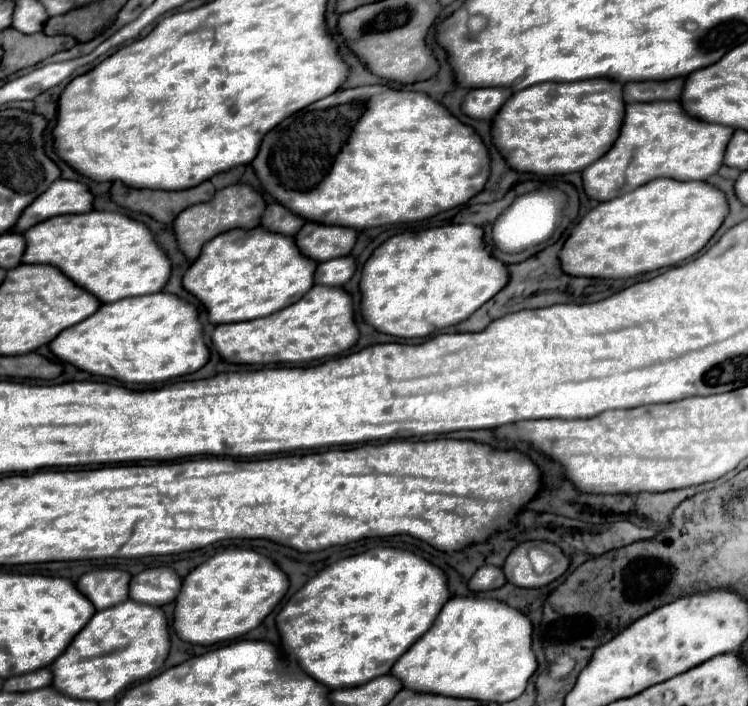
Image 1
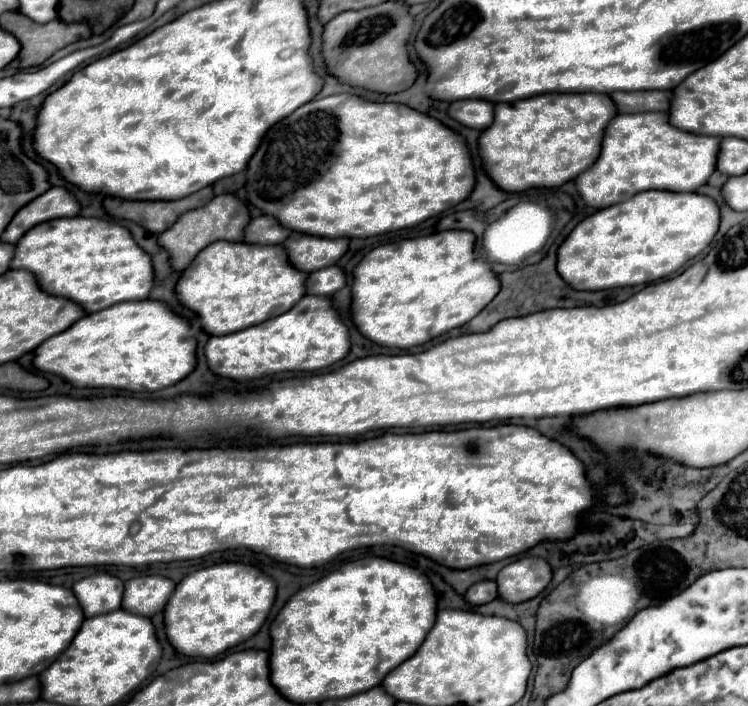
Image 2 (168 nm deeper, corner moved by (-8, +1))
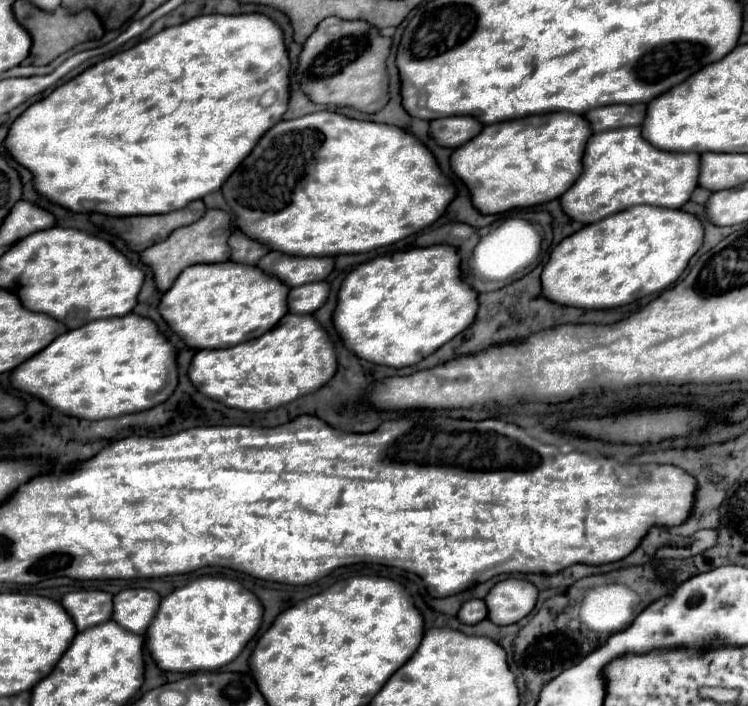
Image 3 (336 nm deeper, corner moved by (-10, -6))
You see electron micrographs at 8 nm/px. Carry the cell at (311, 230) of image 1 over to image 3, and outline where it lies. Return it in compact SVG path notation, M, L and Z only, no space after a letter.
M271 251L257 265L277 275L289 287L299 287L305 283L327 279L327 275L335 267L335 257L295 257Z

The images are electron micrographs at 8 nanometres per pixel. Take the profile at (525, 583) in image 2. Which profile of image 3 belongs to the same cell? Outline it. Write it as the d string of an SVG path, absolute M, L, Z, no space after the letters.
M503 579L485 597L489 619L497 625L511 625L527 617L539 597L539 589L525 579Z

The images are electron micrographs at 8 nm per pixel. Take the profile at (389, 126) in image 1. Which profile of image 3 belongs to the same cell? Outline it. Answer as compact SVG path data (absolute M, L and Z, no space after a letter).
M315 111L299 119L279 121L271 127L231 179L227 179L223 195L237 215L237 227L251 239L281 253L325 257L367 253L423 231L447 211L457 189L443 175L431 149L413 133L395 125Z

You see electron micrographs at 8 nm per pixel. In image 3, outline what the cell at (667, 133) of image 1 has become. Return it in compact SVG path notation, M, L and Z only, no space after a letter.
M621 127L611 129L603 133L595 133L585 149L583 157L583 173L581 177L561 195L563 211L581 223L597 223L599 219L619 213L623 209L629 209L633 205L659 205L659 207L671 207L679 209L691 193L699 187L699 153L675 153L675 151L663 151L651 145L643 133L641 127Z

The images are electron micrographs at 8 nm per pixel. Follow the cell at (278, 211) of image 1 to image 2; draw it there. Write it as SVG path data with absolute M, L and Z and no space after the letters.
M257 216L245 226L245 242L247 244L259 244L259 246L271 246L281 244L291 232L287 228L281 228L275 218L271 216Z

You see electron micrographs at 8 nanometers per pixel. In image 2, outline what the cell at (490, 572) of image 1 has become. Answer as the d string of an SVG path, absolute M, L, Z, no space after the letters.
M483 580L473 584L467 592L465 592L465 602L469 602L471 606L481 606L487 604L491 600L497 598L497 584L493 580Z

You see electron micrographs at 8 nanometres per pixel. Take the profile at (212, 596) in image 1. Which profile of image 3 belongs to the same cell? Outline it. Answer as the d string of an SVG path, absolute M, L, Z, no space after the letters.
M209 575L197 577L163 597L161 607L147 629L147 647L163 671L217 671L245 649L257 635L261 621L261 601L239 581Z

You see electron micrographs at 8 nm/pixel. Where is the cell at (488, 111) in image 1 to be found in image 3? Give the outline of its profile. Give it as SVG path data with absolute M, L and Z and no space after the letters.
M455 115L455 117L443 117L431 121L431 137L435 143L443 147L461 147L463 143L471 141L479 131L483 129L483 123L479 123L471 115Z

